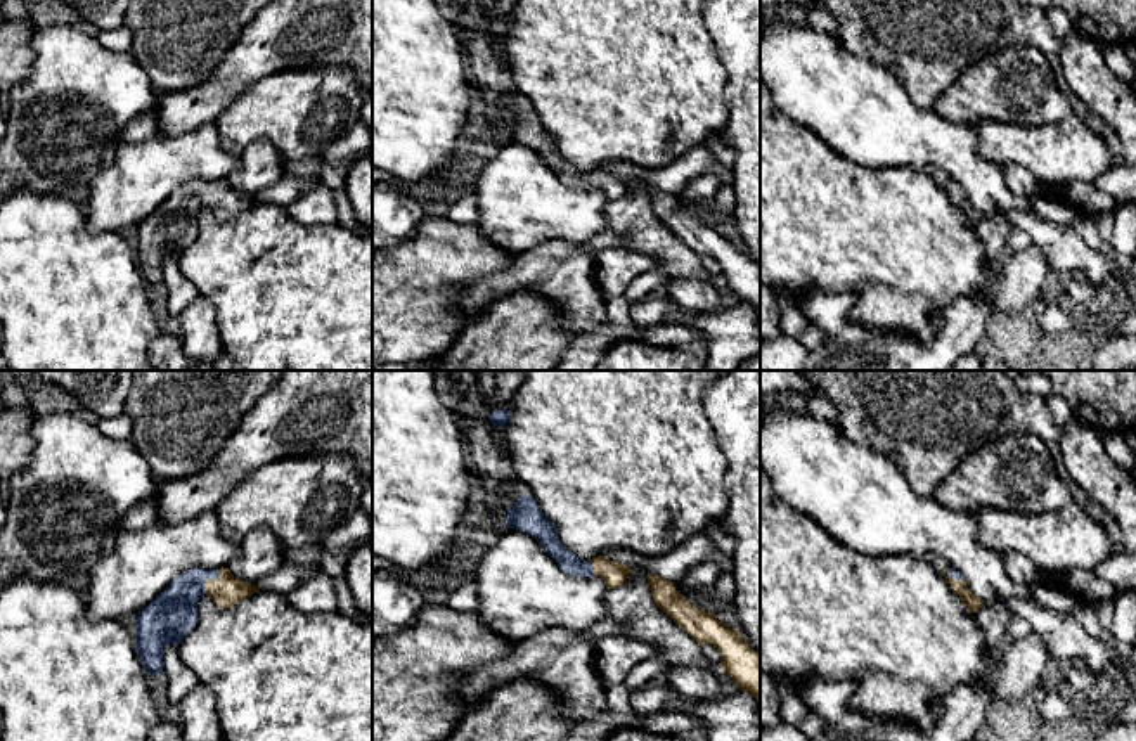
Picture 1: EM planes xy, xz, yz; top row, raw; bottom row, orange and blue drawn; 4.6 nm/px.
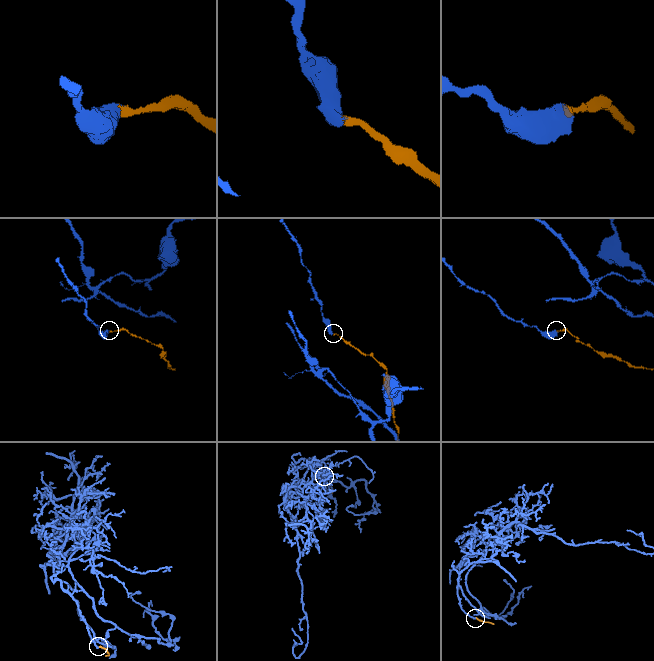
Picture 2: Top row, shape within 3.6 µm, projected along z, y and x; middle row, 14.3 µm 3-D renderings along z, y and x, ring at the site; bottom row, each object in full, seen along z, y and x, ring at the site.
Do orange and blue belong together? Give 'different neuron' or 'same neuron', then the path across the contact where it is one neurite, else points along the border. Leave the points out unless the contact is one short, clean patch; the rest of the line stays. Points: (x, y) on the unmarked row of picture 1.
same neuron; runs through xy (227, 203), (220, 196), (208, 193), (172, 227)

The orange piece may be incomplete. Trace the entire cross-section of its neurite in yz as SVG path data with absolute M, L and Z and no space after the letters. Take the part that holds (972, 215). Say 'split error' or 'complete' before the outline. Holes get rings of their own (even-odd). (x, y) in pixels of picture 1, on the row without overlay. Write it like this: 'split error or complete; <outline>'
split error; M949 180L944 189L951 197L952 204L965 213L968 225L975 225L984 218L984 215L968 201L961 184L958 184L956 180Z

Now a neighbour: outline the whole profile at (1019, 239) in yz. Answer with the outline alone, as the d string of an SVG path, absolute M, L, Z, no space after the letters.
M1017 227L1010 229L1010 235L1008 235L1008 253L1022 253L1027 251L1034 242L1030 239L1030 235Z

